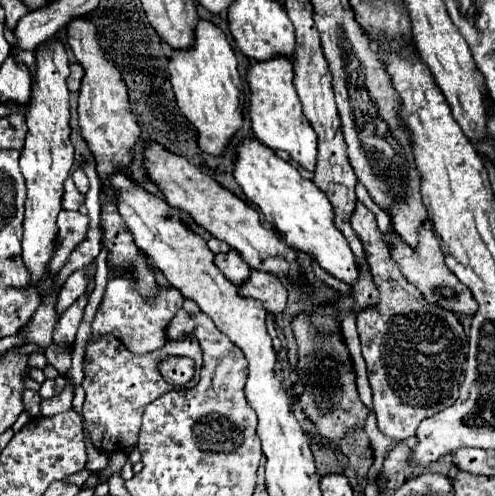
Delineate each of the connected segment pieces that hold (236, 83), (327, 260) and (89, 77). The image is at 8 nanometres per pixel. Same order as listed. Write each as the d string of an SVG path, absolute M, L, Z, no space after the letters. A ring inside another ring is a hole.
M199 19L193 31L193 45L177 49L169 57L171 85L181 113L199 131L199 147L205 153L219 155L231 135L241 127L241 91L243 83L237 71L237 57L227 35L215 23Z
M245 137L235 147L233 177L245 197L261 209L265 219L275 225L287 245L309 253L327 273L349 285L357 279L355 257L349 243L333 225L333 207L311 179L303 179L289 161L279 159L271 147L261 145L255 137Z
M73 19L67 29L69 45L77 57L77 61L85 69L85 77L81 83L81 97L79 97L79 125L87 145L93 151L97 161L99 175L109 175L121 167L127 167L131 161L131 147L139 135L139 127L135 117L129 109L127 87L121 79L119 69L103 57L103 49L95 37L95 27L85 19Z

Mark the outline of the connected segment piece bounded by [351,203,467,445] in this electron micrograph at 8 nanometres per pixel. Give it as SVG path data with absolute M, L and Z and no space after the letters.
M357 203L351 217L351 227L363 243L369 271L379 289L379 303L367 307L357 317L357 331L373 389L373 409L379 431L397 445L413 437L423 419L455 403L467 361L467 335L451 311L427 303L425 297L405 281L389 255L375 215L361 203Z

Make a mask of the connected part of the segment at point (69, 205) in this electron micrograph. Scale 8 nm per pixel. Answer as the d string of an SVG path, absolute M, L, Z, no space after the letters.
M67 179L65 181L65 193L63 193L63 209L71 209L71 211L77 211L85 201L85 195L81 195L73 183L73 179Z

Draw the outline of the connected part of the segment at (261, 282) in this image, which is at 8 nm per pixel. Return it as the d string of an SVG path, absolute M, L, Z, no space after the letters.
M251 269L251 277L239 285L239 295L259 299L263 307L275 315L281 313L287 305L287 289L283 287L281 279L259 269Z

